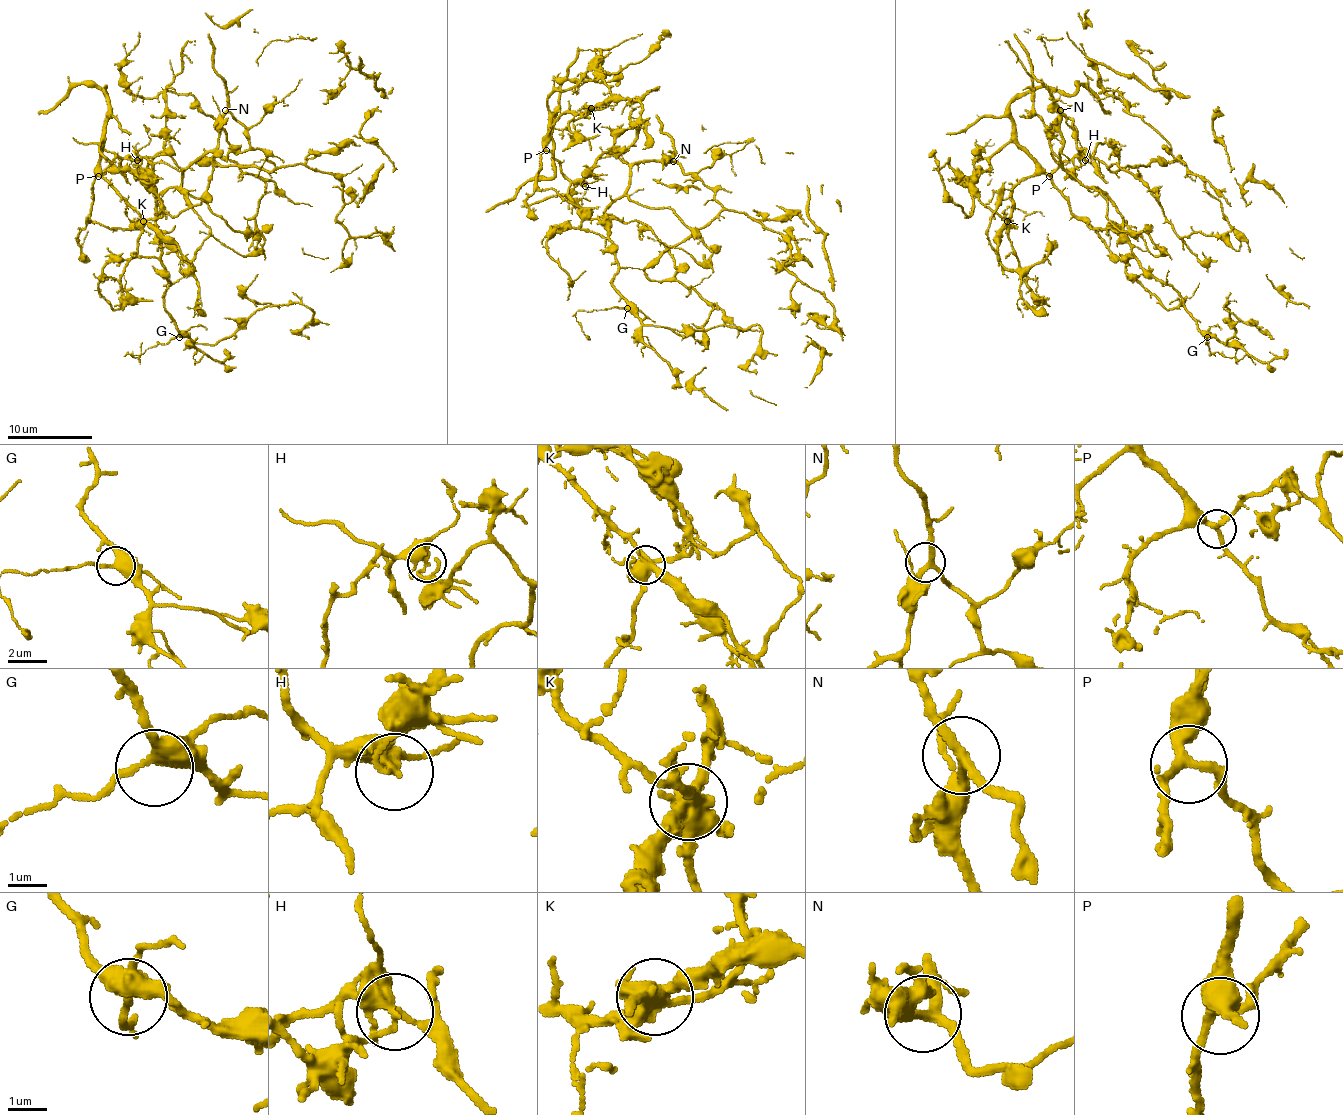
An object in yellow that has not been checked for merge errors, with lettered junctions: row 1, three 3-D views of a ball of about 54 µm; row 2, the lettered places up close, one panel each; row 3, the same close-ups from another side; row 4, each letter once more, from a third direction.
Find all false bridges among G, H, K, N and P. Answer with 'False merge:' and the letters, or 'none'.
False merge: H, K

